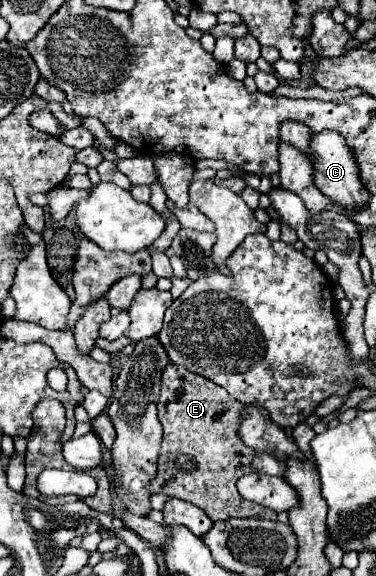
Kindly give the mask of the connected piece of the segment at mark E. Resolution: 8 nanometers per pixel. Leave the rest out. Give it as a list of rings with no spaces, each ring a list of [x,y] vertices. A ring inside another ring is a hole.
[[[169,363],[167,369],[163,371],[163,385],[157,409],[159,423],[163,425],[163,443],[157,463],[157,475],[149,483],[151,493],[163,493],[167,497],[189,501],[201,507],[213,521],[229,517],[261,517],[271,521],[277,519],[277,513],[273,509],[243,499],[235,487],[237,479],[251,471],[251,455],[255,453],[235,435],[235,419],[239,419],[239,401],[235,401],[223,387],[217,387],[209,379],[191,373],[181,365]]]

